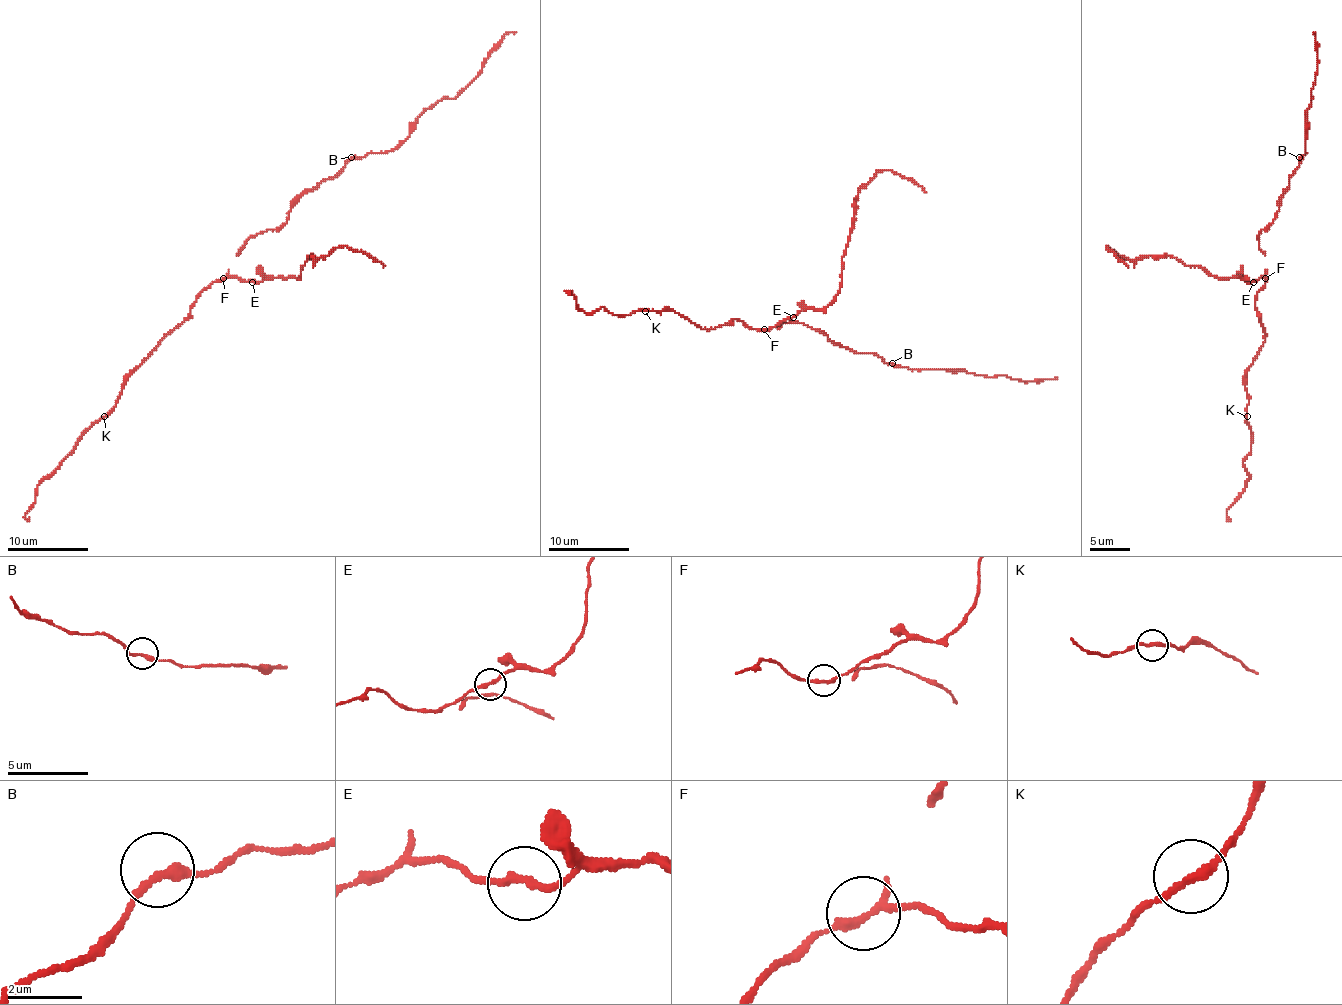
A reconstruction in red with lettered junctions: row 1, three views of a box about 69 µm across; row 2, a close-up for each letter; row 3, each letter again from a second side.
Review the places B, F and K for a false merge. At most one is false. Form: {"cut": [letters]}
{"cut": ["F"]}

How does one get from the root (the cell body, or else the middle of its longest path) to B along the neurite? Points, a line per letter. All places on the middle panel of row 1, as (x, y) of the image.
B: (785, 323), (803, 323), (820, 329), (832, 343), (858, 353), (874, 353), (886, 363), (892, 363)

